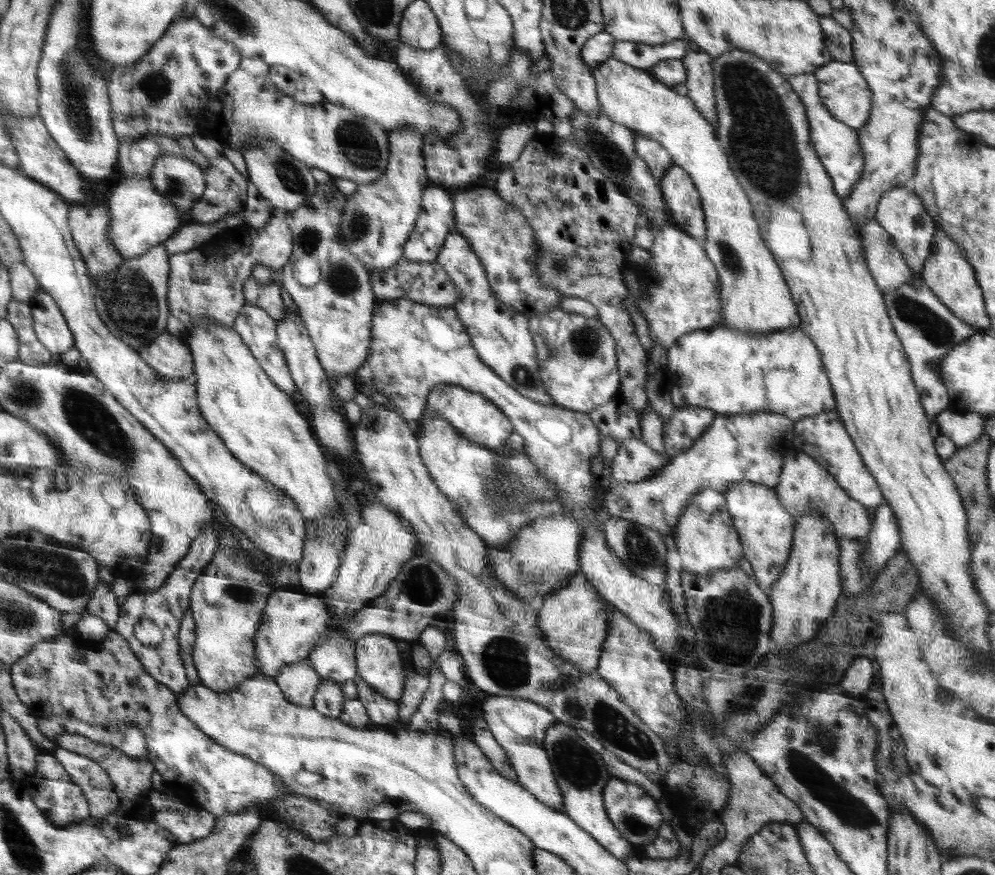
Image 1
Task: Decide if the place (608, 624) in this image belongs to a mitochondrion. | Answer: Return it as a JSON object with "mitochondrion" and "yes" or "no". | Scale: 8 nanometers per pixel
{"mitochondrion":"no"}

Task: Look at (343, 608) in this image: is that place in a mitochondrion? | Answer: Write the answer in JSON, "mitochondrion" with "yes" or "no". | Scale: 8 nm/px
{"mitochondrion":"no"}

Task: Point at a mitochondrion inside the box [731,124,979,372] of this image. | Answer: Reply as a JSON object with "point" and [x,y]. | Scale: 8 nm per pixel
{"point":[938,330]}

